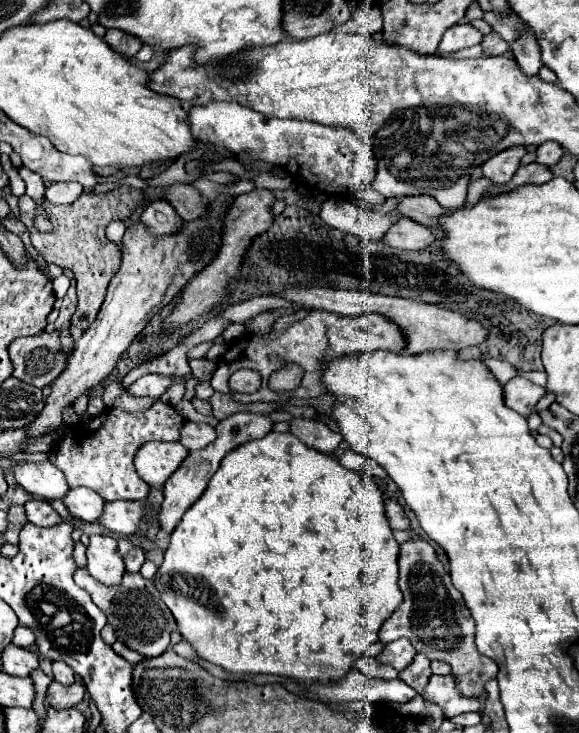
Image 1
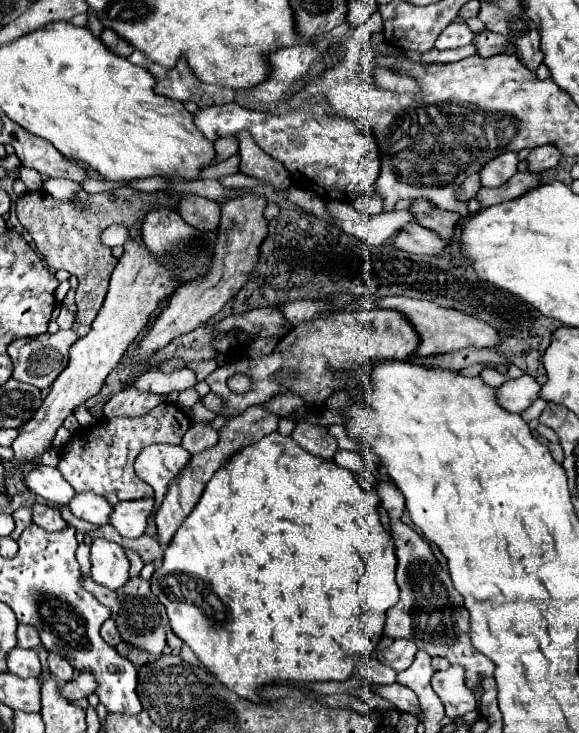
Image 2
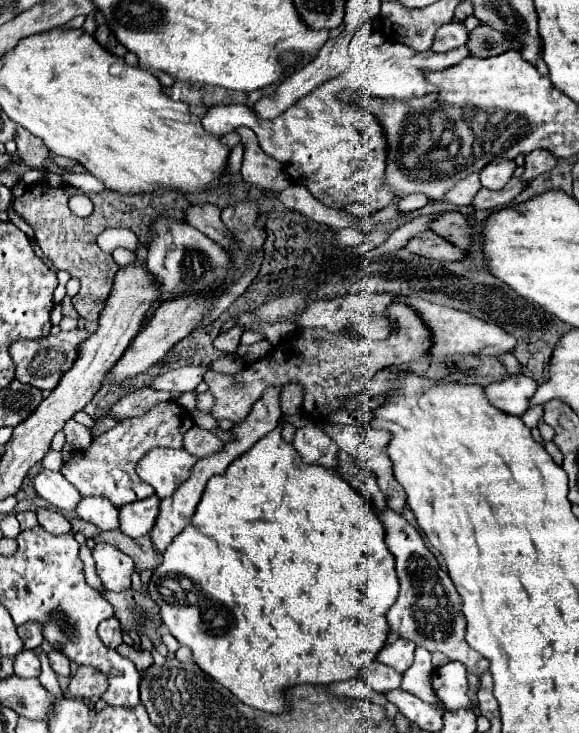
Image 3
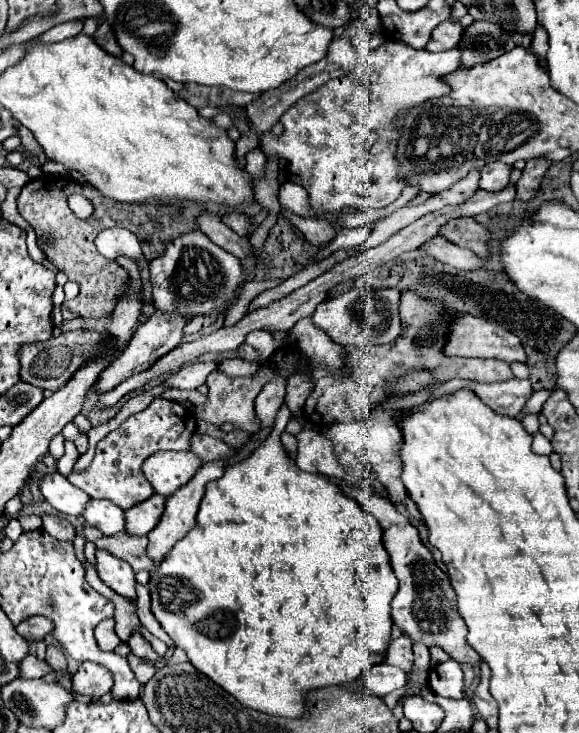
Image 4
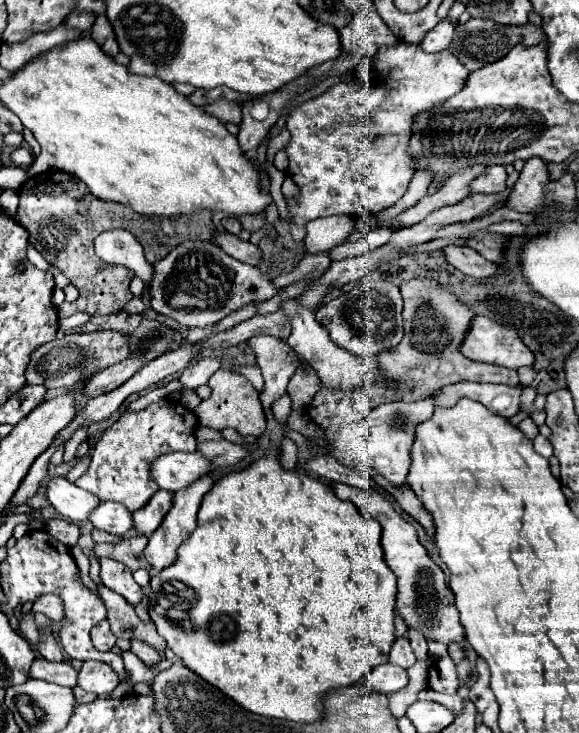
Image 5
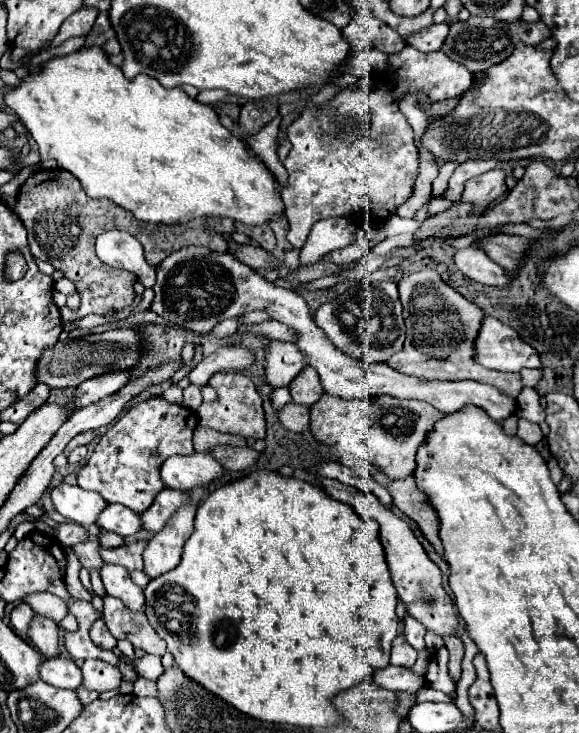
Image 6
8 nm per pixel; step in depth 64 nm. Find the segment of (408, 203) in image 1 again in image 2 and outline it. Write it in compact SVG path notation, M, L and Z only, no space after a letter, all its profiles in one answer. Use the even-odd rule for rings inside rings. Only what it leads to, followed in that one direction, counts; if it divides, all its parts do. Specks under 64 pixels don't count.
M416 200L410 210L416 214L416 222L420 226L434 230L442 240L456 238L456 230L458 230L458 222L460 222L458 212L432 208L430 200Z

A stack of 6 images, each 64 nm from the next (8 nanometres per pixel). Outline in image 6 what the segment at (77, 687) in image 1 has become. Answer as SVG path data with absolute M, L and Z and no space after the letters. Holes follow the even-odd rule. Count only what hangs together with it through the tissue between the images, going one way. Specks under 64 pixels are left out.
M86 660L82 666L84 674L84 688L96 690L96 692L106 692L106 690L116 690L122 682L122 674L114 664L102 662L102 660Z

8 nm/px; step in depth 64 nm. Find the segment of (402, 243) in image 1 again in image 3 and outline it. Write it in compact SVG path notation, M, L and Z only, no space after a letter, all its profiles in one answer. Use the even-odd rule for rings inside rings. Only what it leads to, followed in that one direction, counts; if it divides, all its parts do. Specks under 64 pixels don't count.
M432 230L422 232L420 238L412 240L412 244L408 244L408 250L438 262L462 262L466 258L466 254L460 248L456 248L454 244L448 244L448 240L440 238Z

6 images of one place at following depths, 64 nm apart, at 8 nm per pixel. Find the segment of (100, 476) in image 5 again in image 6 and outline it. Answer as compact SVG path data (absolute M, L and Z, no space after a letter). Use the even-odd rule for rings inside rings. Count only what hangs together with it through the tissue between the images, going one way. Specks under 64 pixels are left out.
M150 398L132 406L98 442L92 458L78 470L80 488L94 490L110 504L122 504L138 514L146 512L164 488L160 466L168 456L194 454L192 434L198 426L196 412L184 406Z

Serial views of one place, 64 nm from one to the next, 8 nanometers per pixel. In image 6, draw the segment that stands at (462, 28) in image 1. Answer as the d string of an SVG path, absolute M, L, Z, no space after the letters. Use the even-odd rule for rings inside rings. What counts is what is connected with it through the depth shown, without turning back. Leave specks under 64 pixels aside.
M432 24L420 32L414 32L412 36L406 36L406 44L422 52L434 52L442 48L446 36L448 36L448 24Z

